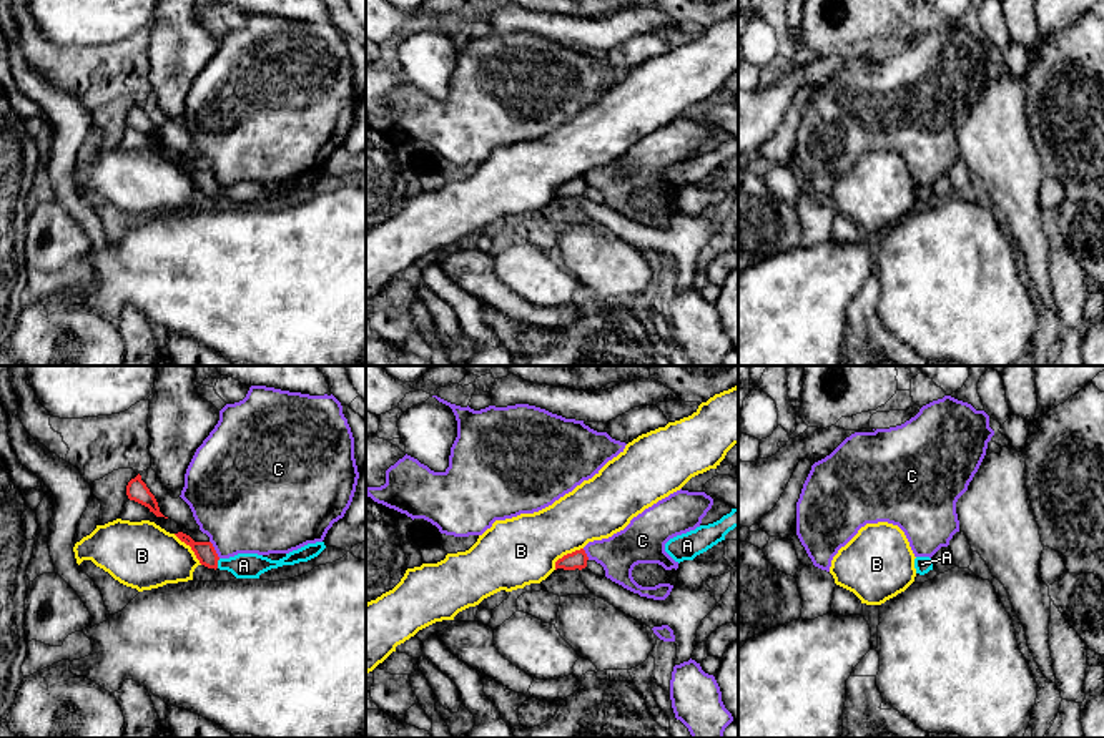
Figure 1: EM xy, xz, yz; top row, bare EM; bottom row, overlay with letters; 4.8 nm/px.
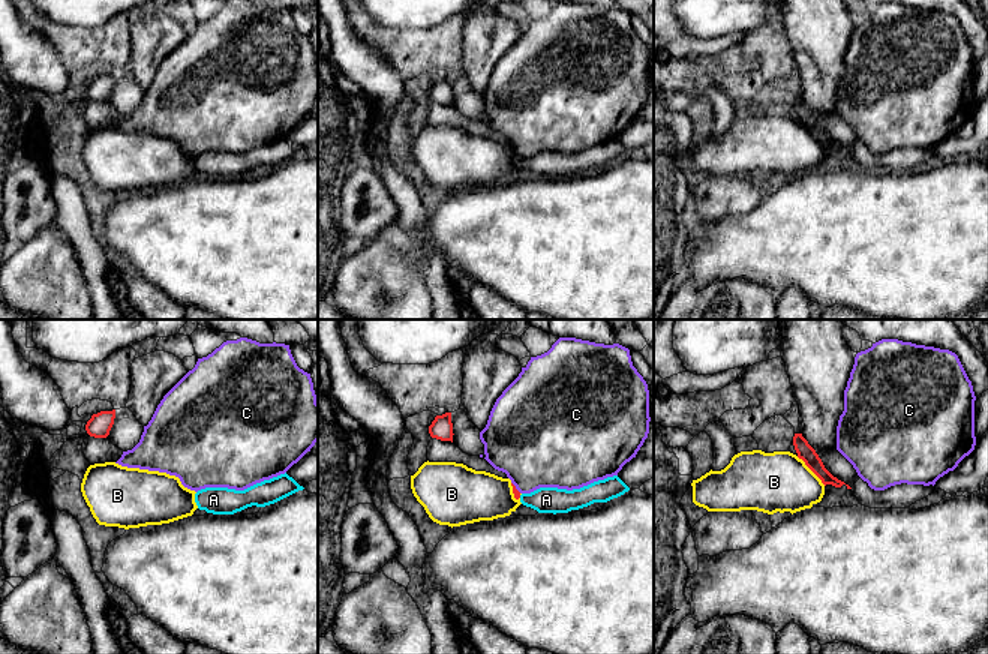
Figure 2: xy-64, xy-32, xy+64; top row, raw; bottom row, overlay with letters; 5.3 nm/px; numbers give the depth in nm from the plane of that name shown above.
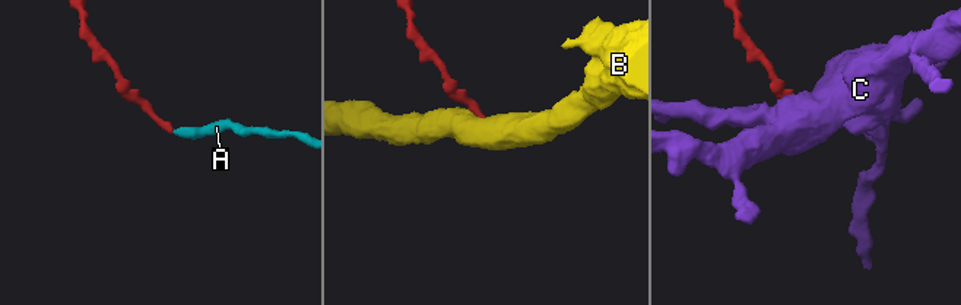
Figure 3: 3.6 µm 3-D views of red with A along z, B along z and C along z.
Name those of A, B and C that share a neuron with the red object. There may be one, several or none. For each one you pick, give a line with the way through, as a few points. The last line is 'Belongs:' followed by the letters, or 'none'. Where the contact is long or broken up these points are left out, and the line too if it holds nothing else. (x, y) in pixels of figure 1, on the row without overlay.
A: across xy (205, 180), (216, 191), (243, 193)
Belongs: A

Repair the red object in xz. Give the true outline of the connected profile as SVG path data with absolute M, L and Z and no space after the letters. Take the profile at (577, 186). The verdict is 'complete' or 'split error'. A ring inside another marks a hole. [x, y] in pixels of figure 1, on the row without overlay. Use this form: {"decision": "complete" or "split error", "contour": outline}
{"decision": "complete", "contour": "M580 176L580 178L575 178L572 181L564 183L562 186L559 186L555 189L555 198L557 196L564 196L564 198L579 196L579 198L582 198L587 194L587 188L589 188L589 184L587 184L585 178Z"}

